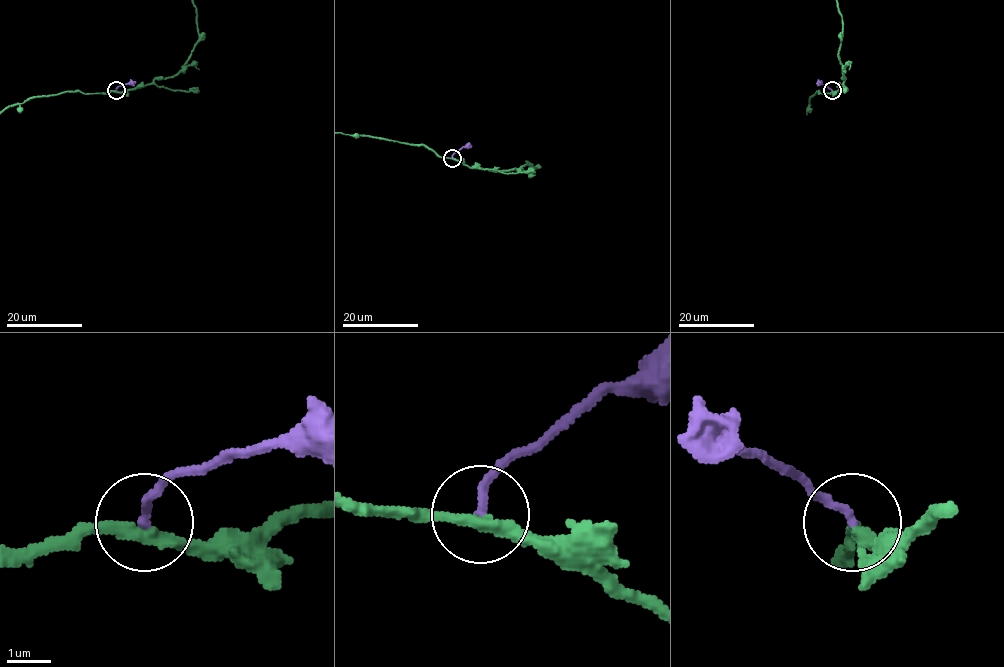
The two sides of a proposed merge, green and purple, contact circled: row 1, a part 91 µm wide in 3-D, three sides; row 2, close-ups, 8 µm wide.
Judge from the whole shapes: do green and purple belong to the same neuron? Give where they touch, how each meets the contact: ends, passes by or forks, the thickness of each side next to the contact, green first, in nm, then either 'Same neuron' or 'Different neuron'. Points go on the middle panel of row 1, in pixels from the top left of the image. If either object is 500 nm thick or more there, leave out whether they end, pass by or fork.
Place: (452, 158). At the ring green passes by. At the ring purple ends. Thickness 280 nm (green) against 200 nm. Same neuron

